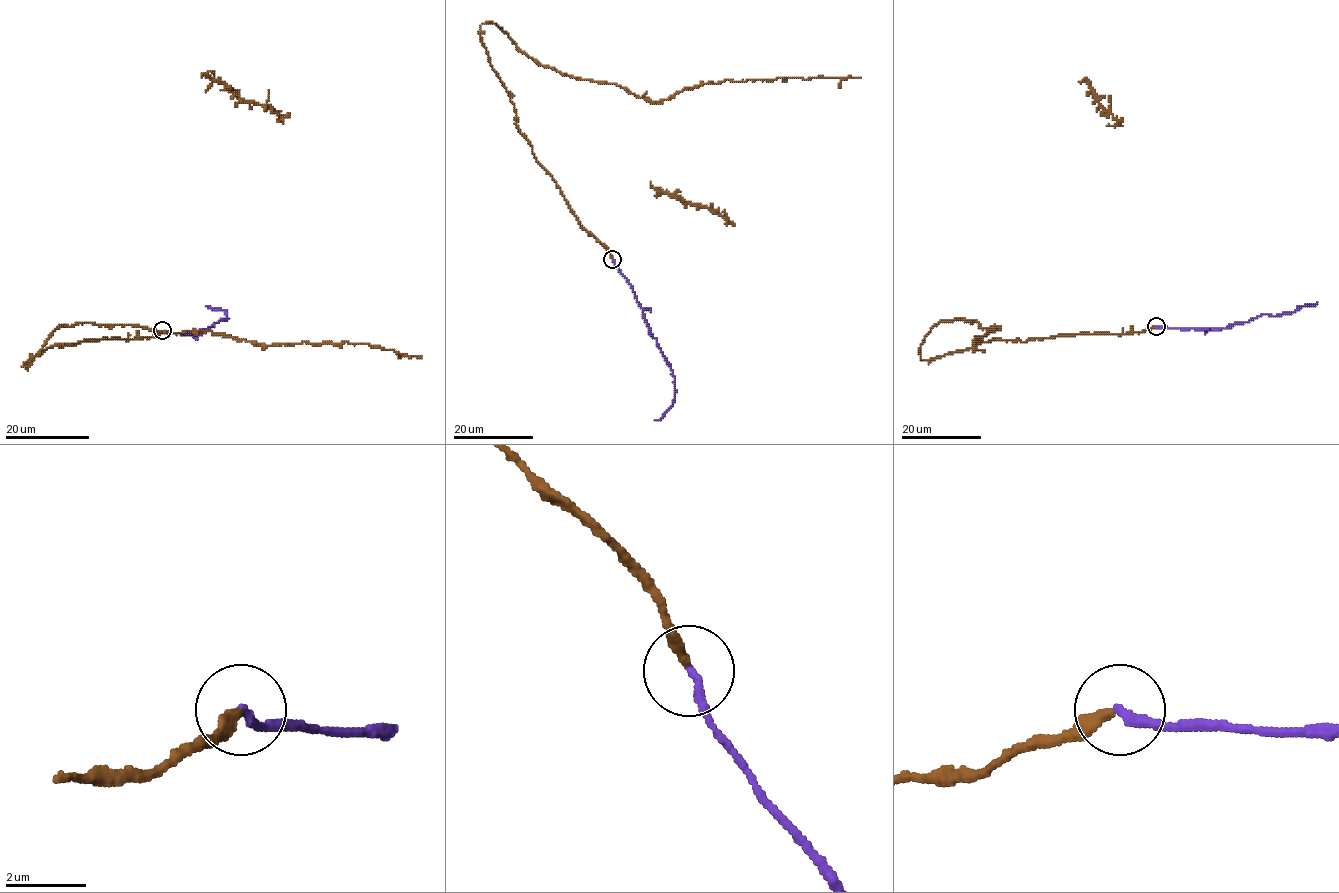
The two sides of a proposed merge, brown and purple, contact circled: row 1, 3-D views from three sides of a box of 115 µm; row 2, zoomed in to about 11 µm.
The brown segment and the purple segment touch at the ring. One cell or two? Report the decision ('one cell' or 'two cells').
one cell

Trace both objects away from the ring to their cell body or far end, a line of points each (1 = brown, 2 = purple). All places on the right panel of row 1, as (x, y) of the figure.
1: (1155, 325), (1121, 334), (990, 339), (920, 359), (930, 329), (956, 318), (1000, 326), (975, 336), (975, 351)
2: (1156, 325), (1220, 329), (1262, 314), (1290, 313), (1303, 305), (1317, 302)

